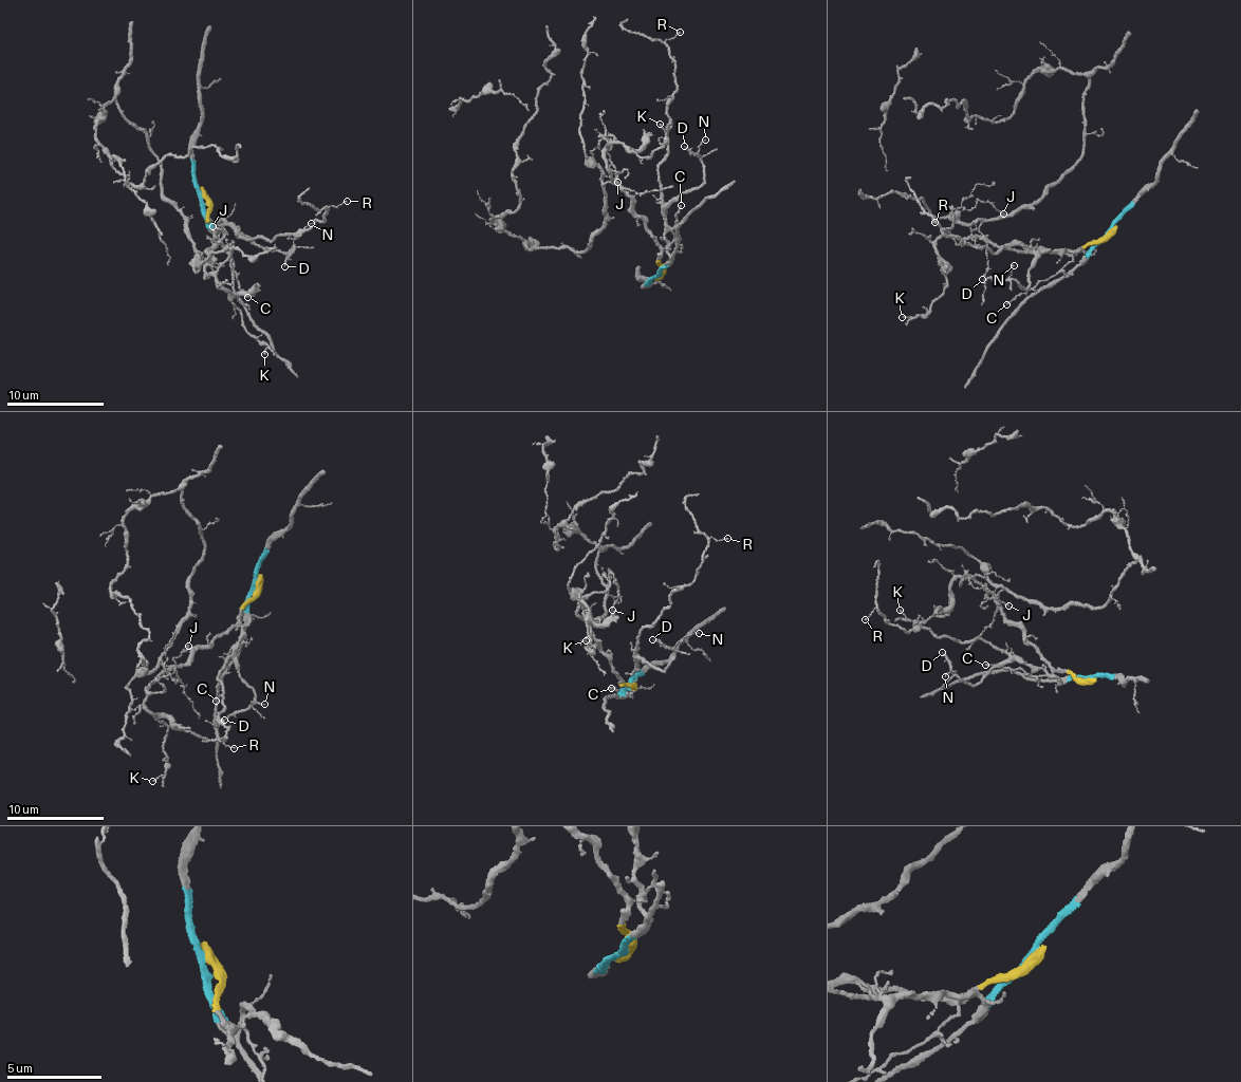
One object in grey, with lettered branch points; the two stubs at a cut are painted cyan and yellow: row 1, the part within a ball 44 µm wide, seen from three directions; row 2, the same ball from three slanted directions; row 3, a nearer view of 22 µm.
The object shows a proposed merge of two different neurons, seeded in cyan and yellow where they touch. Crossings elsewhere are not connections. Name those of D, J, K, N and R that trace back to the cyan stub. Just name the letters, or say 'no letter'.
D, N, R

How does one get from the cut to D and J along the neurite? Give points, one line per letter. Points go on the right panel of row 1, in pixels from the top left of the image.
D: (1110, 230), (1089, 249), (1087, 257), (1079, 252), (1037, 254), (1025, 287), (1010, 279), (982, 280)
J: (1110, 230), (1081, 248), (1056, 255), (946, 231), (954, 225), (952, 210), (970, 209), (978, 201), (1004, 215)

